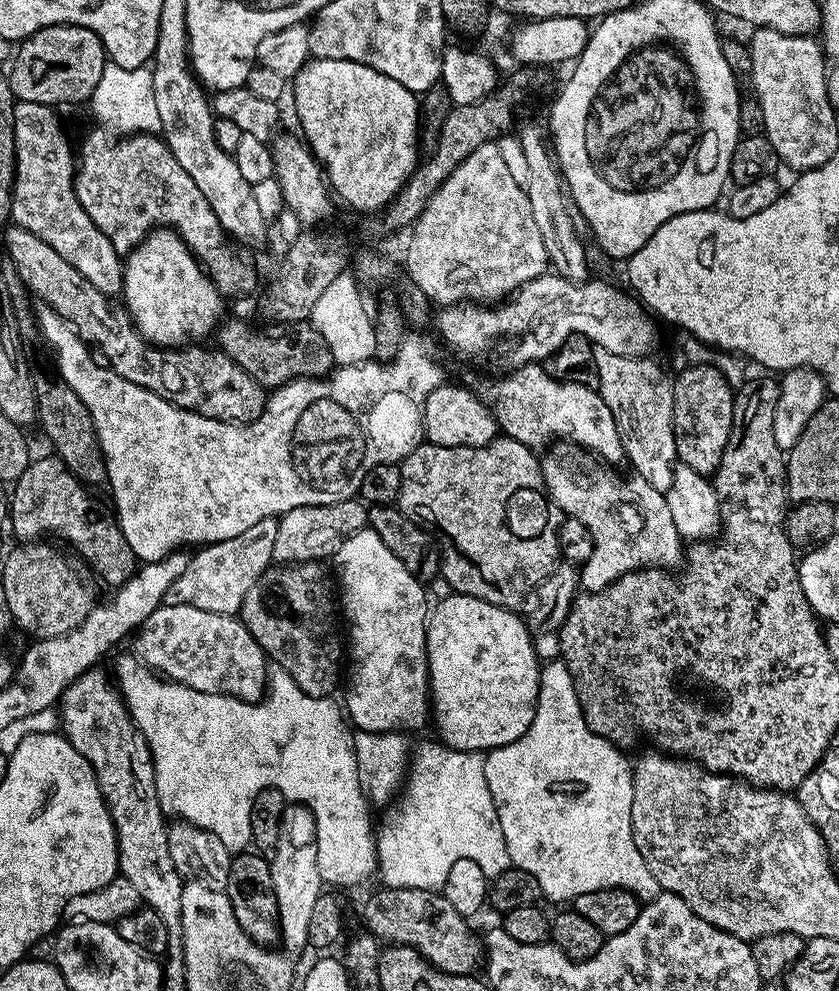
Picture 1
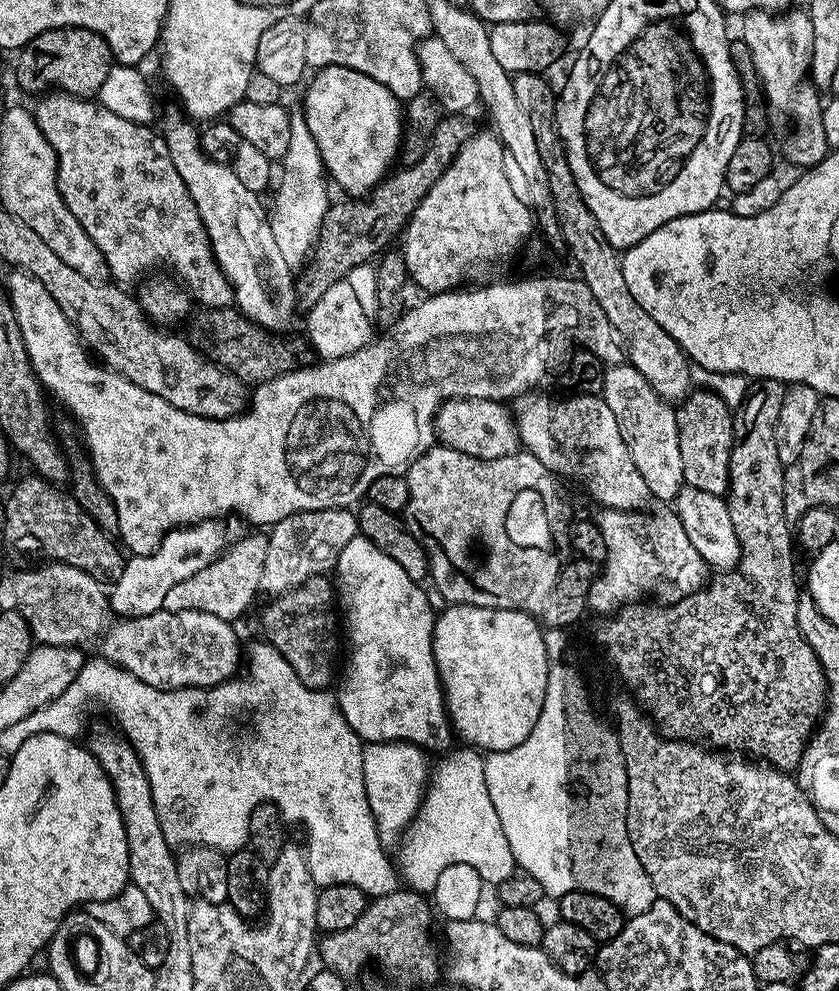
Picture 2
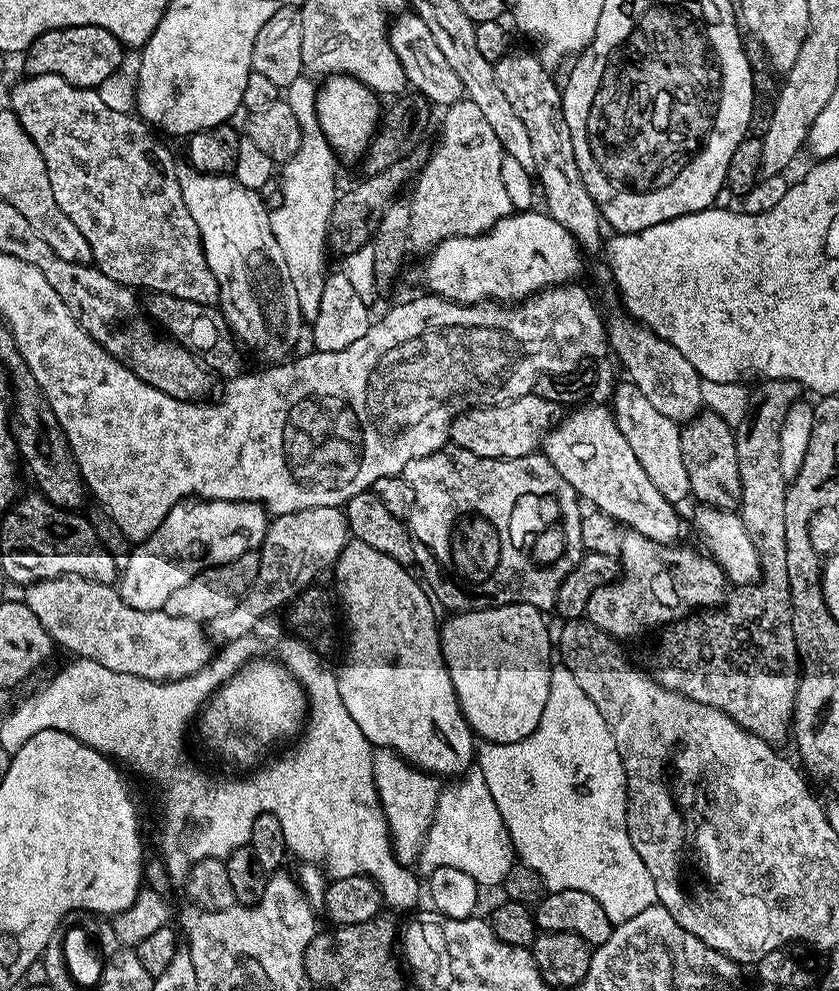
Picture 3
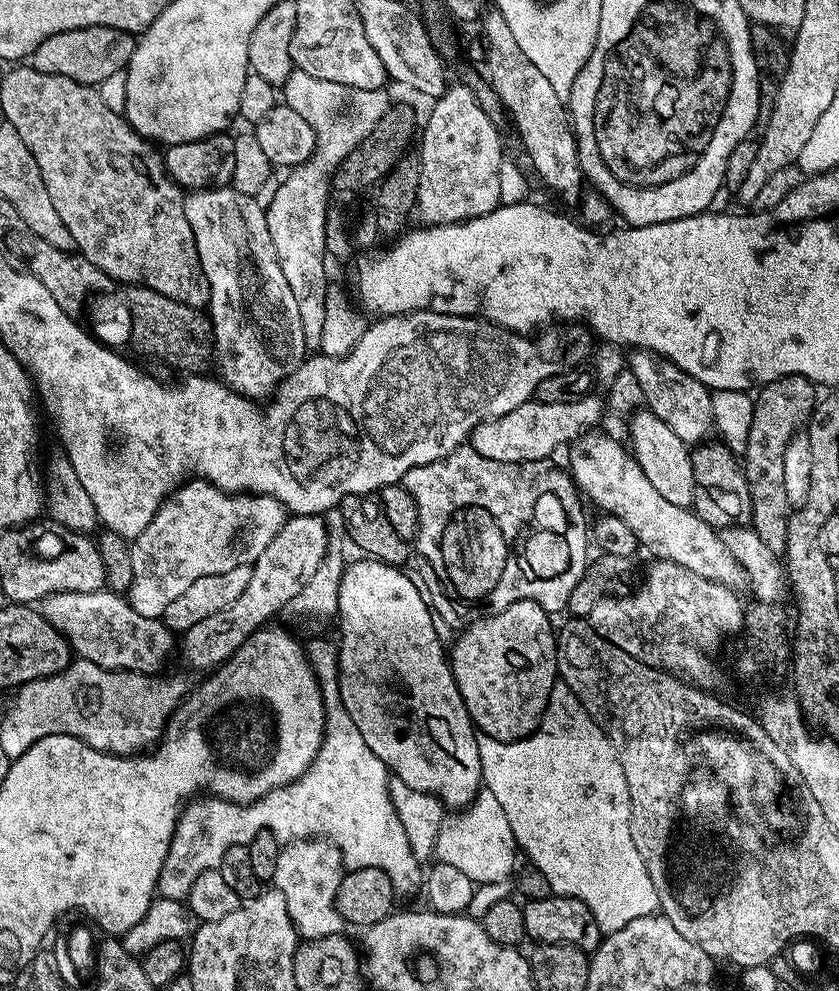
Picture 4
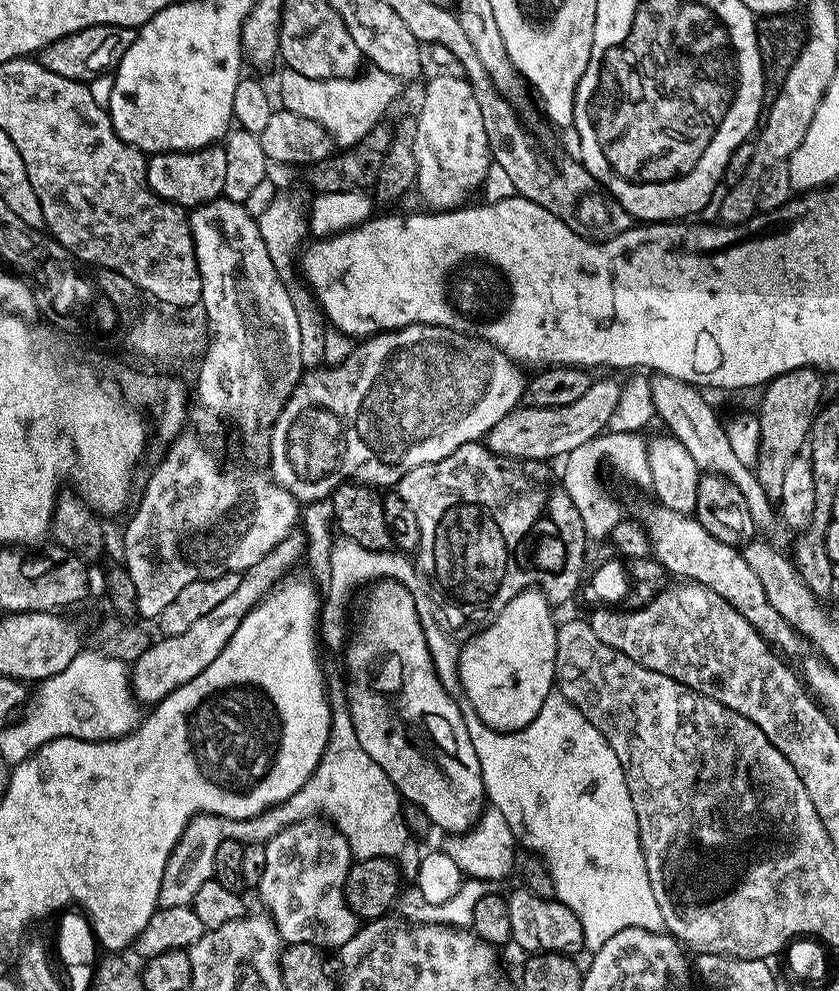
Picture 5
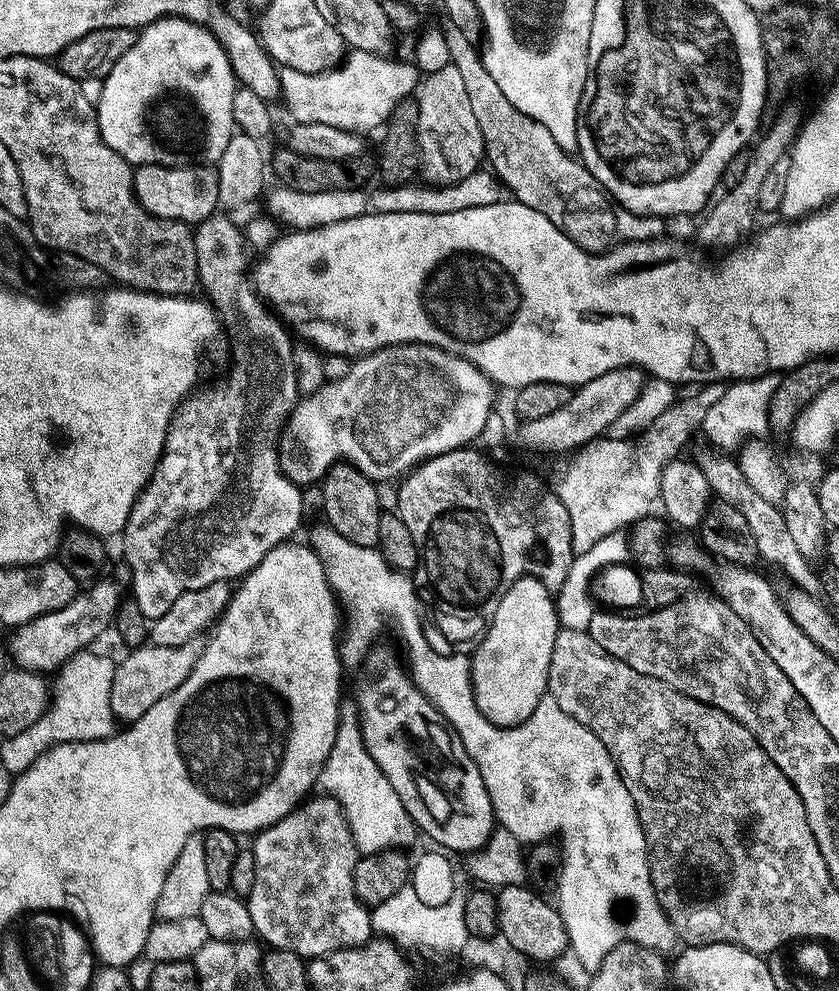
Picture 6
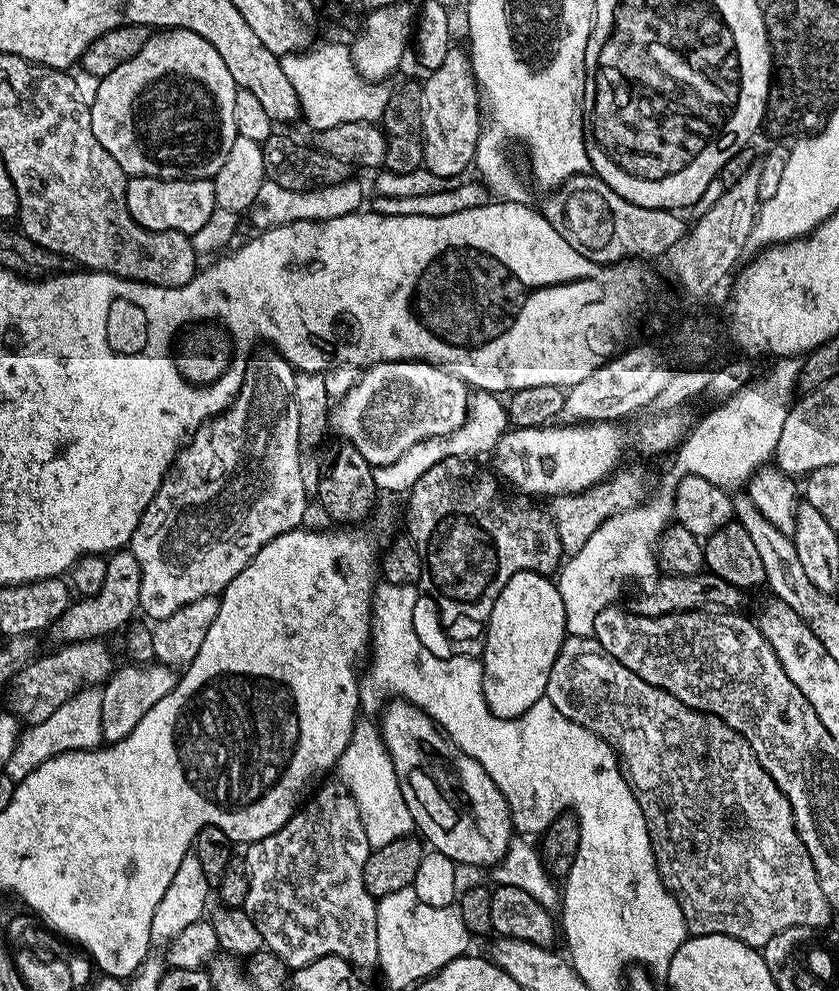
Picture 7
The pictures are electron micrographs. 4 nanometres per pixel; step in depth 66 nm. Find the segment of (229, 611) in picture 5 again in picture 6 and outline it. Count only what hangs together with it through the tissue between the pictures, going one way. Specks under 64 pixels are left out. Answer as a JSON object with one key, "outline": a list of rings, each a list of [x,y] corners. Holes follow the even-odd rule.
{"outline":[[[199,639],[186,642],[182,646],[158,646],[148,642],[138,648],[133,648],[127,654],[128,657],[122,659],[116,665],[116,673],[112,679],[112,689],[110,690],[110,706],[112,715],[117,721],[131,722],[142,718],[154,702],[158,702],[166,694],[170,694],[194,670],[194,666],[200,658],[202,644]]]}

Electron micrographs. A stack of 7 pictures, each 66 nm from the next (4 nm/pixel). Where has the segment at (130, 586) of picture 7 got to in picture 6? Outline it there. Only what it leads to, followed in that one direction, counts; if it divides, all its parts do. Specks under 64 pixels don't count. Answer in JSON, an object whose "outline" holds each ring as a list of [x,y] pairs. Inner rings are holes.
{"outline":[[[97,579],[91,586],[85,587],[88,589],[85,592],[83,589],[69,604],[62,606],[62,610],[42,614],[15,629],[11,633],[9,650],[7,649],[15,667],[41,674],[52,674],[63,668],[71,656],[77,656],[81,650],[91,649],[95,645],[92,643],[107,628],[109,631],[113,627],[122,599],[119,586],[112,580],[104,579]]]}

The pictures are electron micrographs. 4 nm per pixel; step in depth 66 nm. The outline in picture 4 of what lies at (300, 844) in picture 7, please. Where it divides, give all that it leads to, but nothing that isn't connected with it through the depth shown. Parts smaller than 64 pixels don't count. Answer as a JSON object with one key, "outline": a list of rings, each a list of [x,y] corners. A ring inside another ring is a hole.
{"outline":[[[290,840],[281,847],[271,883],[286,898],[286,910],[301,941],[339,936],[345,931],[346,923],[335,908],[335,894],[345,872],[344,857],[328,840]]]}

